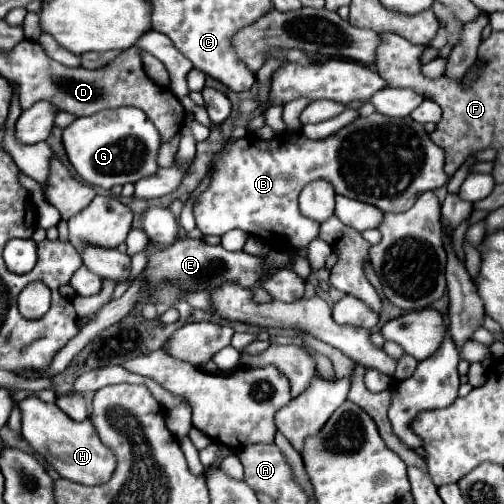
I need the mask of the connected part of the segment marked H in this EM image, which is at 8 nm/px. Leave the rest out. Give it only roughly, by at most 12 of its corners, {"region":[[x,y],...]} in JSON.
{"region":[[22,399],[22,437],[58,471],[100,485],[116,469],[88,419]]}

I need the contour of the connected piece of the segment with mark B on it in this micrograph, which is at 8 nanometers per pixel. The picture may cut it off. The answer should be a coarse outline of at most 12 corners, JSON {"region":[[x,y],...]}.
{"region":[[410,117],[318,141],[244,137],[212,157],[202,235],[306,249],[314,179],[400,213],[448,181]]}

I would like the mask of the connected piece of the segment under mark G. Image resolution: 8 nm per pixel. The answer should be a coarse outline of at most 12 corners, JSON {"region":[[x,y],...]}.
{"region":[[136,107],[64,129],[78,177],[104,189],[156,173],[158,129]]}

